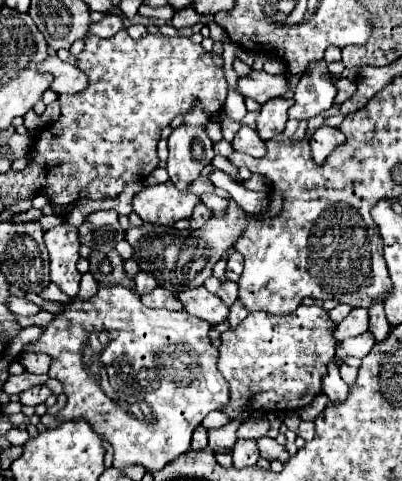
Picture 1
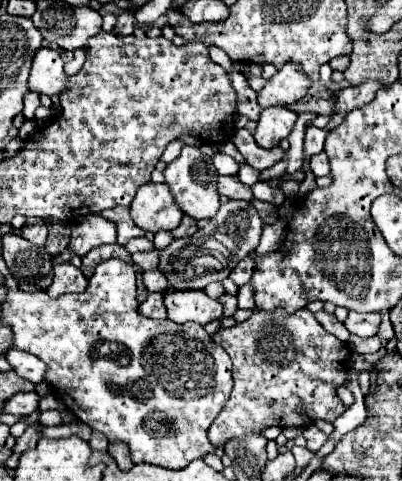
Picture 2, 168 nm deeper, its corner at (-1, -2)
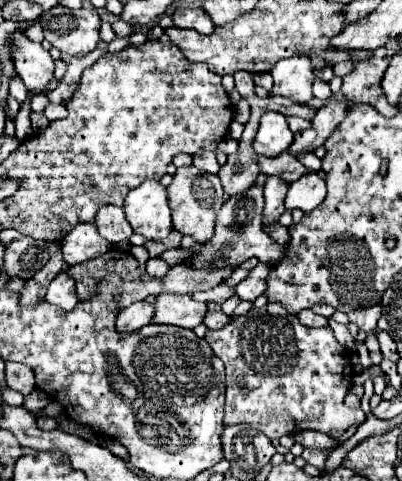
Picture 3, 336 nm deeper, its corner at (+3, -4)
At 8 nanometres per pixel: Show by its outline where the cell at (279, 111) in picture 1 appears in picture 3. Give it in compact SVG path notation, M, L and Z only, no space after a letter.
M266 112L260 118L260 128L254 138L254 150L262 156L278 156L290 148L294 134L288 128L286 116L278 112Z

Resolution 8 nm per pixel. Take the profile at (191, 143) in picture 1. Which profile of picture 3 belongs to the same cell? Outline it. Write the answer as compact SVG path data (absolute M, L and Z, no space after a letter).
M182 166L172 176L172 184L168 190L168 202L172 208L174 228L182 234L190 234L196 242L204 244L214 234L214 216L218 208L224 204L222 200L222 184L216 174L202 174L196 166Z

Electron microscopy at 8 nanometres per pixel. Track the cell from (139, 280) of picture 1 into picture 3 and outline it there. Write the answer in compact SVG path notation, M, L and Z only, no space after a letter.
M150 258L148 264L146 264L146 272L148 272L150 276L156 276L156 278L166 276L168 268L170 268L170 266L168 266L164 260L160 260L160 258Z

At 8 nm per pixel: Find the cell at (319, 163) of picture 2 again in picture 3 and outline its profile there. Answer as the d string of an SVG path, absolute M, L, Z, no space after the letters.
M318 172L304 174L300 180L290 184L290 192L286 194L286 208L300 208L304 212L314 210L326 198L326 182Z

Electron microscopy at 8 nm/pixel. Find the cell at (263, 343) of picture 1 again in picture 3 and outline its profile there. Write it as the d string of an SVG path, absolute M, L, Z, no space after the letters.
M266 304L260 310L250 310L238 320L228 322L220 330L208 330L204 338L226 366L224 426L246 424L266 434L270 440L278 440L284 434L298 434L300 430L318 430L338 438L350 426L360 426L362 420L366 420L366 414L360 408L354 410L344 406L344 396L352 384L350 352L338 344L330 326L308 328L280 304Z

